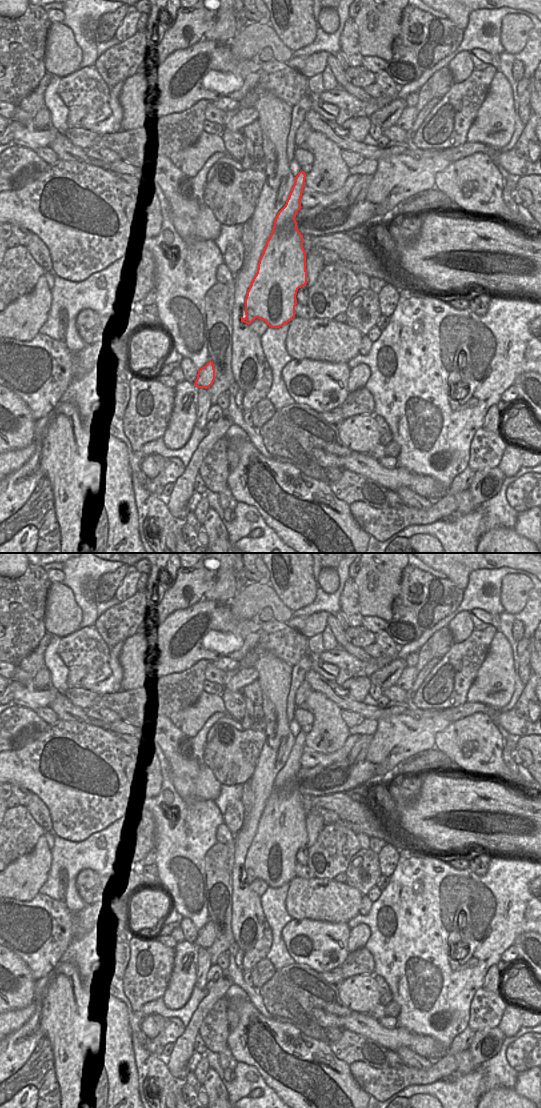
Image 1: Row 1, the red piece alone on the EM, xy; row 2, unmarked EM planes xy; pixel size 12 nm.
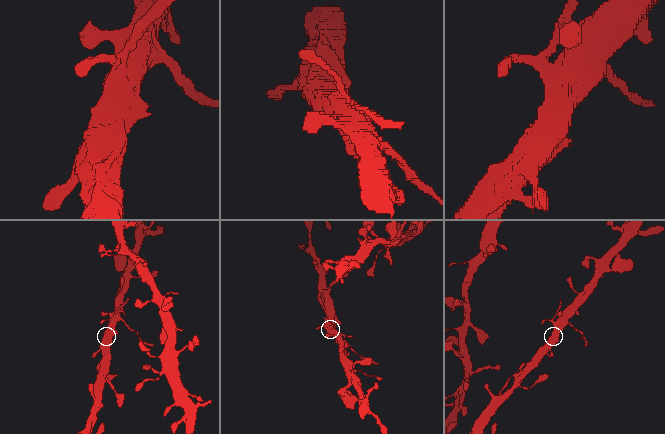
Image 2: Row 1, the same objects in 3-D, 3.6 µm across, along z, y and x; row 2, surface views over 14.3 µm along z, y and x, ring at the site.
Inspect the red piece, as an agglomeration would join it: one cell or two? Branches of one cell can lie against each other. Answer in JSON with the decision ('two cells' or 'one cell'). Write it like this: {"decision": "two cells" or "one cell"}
{"decision": "two cells"}

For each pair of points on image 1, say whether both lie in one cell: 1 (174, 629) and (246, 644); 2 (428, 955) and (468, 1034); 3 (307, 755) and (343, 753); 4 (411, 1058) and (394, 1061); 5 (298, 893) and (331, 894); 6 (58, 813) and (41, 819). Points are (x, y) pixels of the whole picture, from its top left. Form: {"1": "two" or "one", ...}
{"1": "one", "2": "two", "3": "one", "4": "two", "5": "one", "6": "two"}

